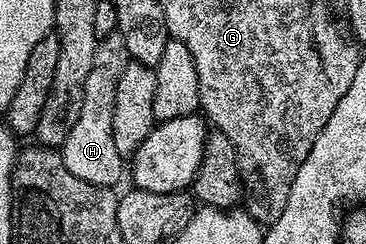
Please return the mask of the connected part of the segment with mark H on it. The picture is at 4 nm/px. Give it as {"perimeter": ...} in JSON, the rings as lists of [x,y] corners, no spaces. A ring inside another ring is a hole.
{"perimeter":[[[117,31],[98,39],[95,62],[91,65],[91,74],[87,74],[87,86],[83,86],[83,110],[79,110],[79,122],[71,126],[64,144],[59,149],[67,170],[71,170],[75,178],[83,178],[83,182],[113,188],[121,180],[123,157],[119,150],[115,150],[113,133],[115,90],[119,87],[119,77],[130,62],[127,42],[123,42]]]}

